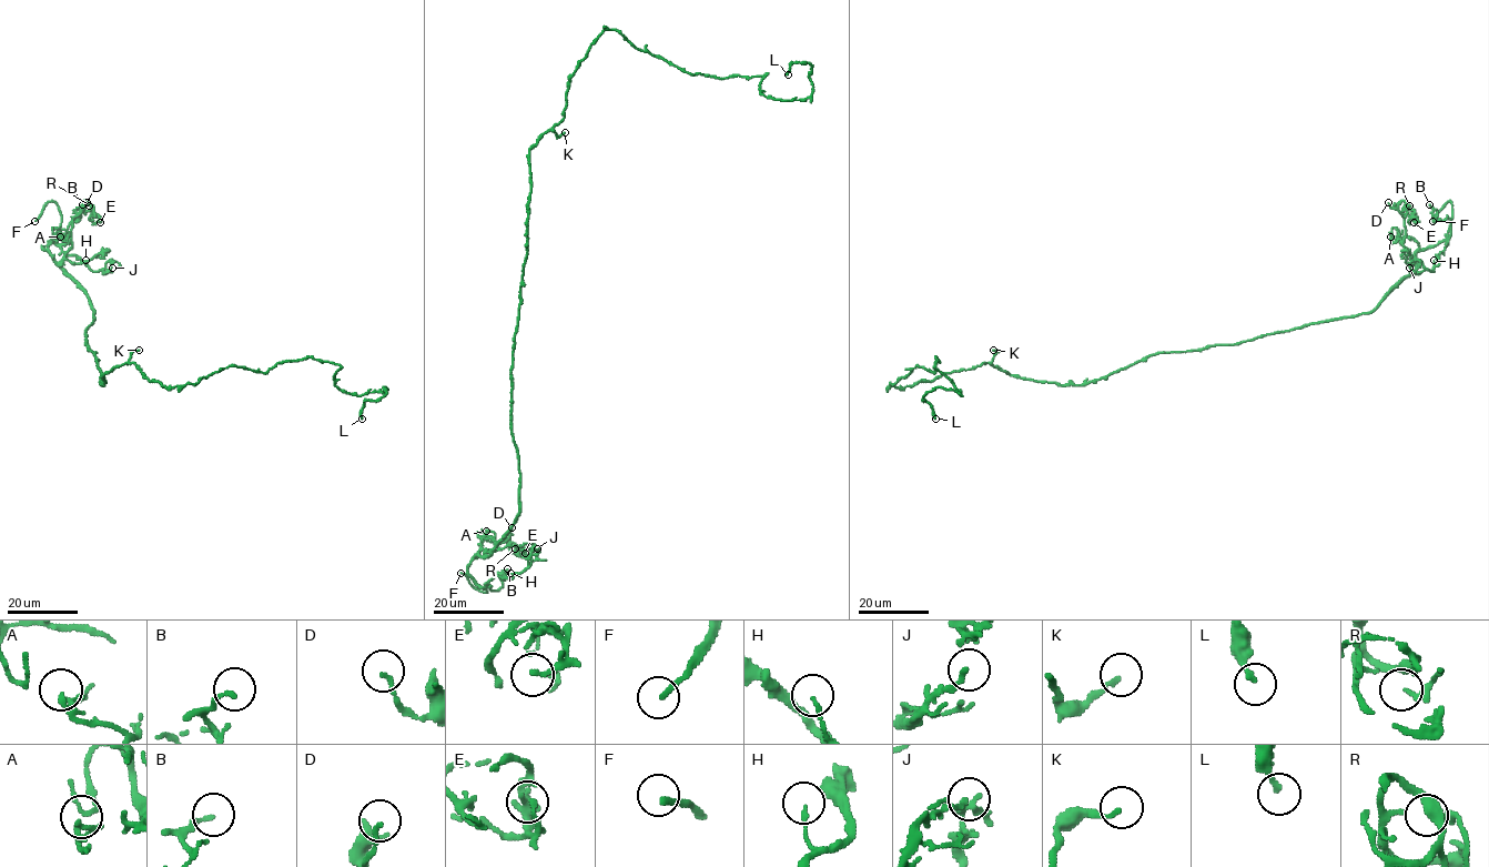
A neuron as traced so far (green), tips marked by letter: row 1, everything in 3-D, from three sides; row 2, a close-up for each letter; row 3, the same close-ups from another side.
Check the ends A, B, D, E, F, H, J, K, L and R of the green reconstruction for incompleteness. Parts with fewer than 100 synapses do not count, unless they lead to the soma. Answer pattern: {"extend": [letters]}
{"extend": ["F", "K"]}

